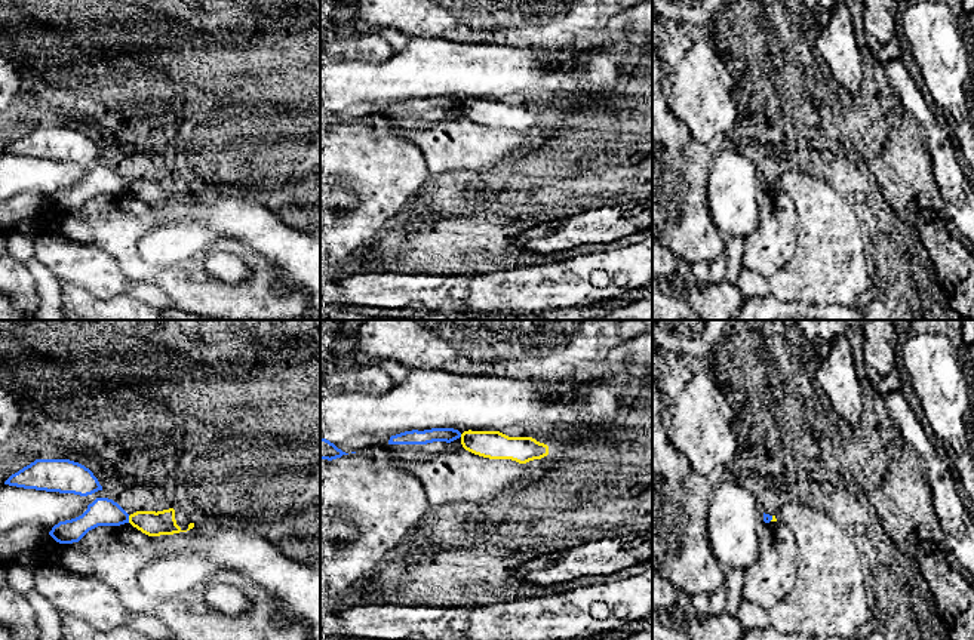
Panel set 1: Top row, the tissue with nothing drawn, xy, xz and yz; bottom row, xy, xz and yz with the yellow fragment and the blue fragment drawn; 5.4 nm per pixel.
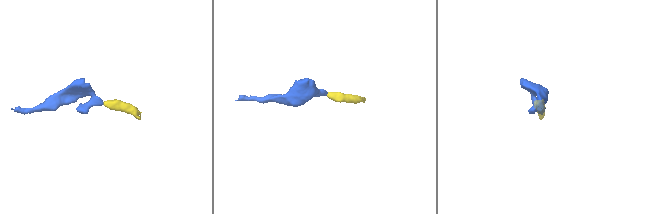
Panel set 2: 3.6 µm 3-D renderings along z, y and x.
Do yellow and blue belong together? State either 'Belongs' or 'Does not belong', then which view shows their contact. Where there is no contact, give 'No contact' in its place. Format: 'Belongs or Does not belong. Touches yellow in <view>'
Does not belong. Touches yellow in xy

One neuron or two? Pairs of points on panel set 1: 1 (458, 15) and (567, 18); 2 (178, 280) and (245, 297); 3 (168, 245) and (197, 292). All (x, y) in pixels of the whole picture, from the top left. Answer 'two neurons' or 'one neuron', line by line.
1: one neuron
2: one neuron
3: two neurons

